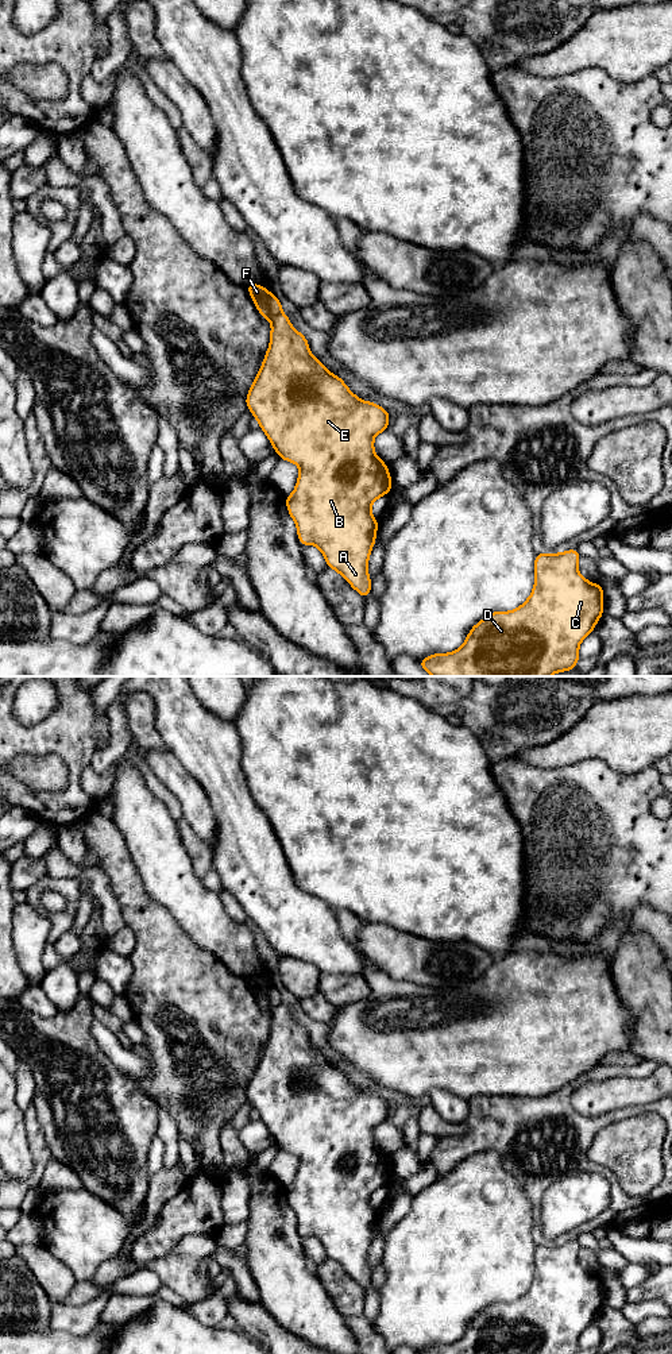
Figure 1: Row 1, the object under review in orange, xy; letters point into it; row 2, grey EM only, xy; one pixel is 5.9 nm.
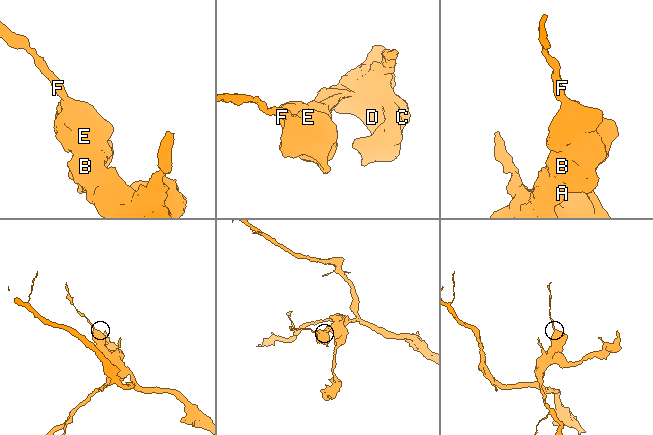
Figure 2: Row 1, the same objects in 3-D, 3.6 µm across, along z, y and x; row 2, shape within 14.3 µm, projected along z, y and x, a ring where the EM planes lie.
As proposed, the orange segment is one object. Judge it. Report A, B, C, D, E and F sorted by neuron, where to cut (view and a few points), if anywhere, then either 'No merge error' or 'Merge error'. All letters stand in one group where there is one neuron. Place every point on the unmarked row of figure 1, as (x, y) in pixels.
Groups: A B C D E / F. Split along xy (281, 1002), (270, 1011). Merge error

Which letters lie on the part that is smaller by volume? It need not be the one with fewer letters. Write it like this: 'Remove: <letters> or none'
Remove: F

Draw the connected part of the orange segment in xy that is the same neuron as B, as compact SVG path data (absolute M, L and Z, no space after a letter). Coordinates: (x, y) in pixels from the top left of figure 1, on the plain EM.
M281 1003L271 1014L270 1037L259 1064L251 1076L246 1096L258 1111L279 1150L296 1154L300 1165L294 1183L286 1188L287 1203L297 1216L298 1231L316 1237L327 1257L337 1262L363 1289L371 1284L368 1249L375 1235L378 1211L371 1196L391 1181L387 1156L374 1141L374 1129L389 1119L387 1102L374 1093L356 1088L341 1069L327 1061L309 1041L306 1029L293 1019L289 1008Z

